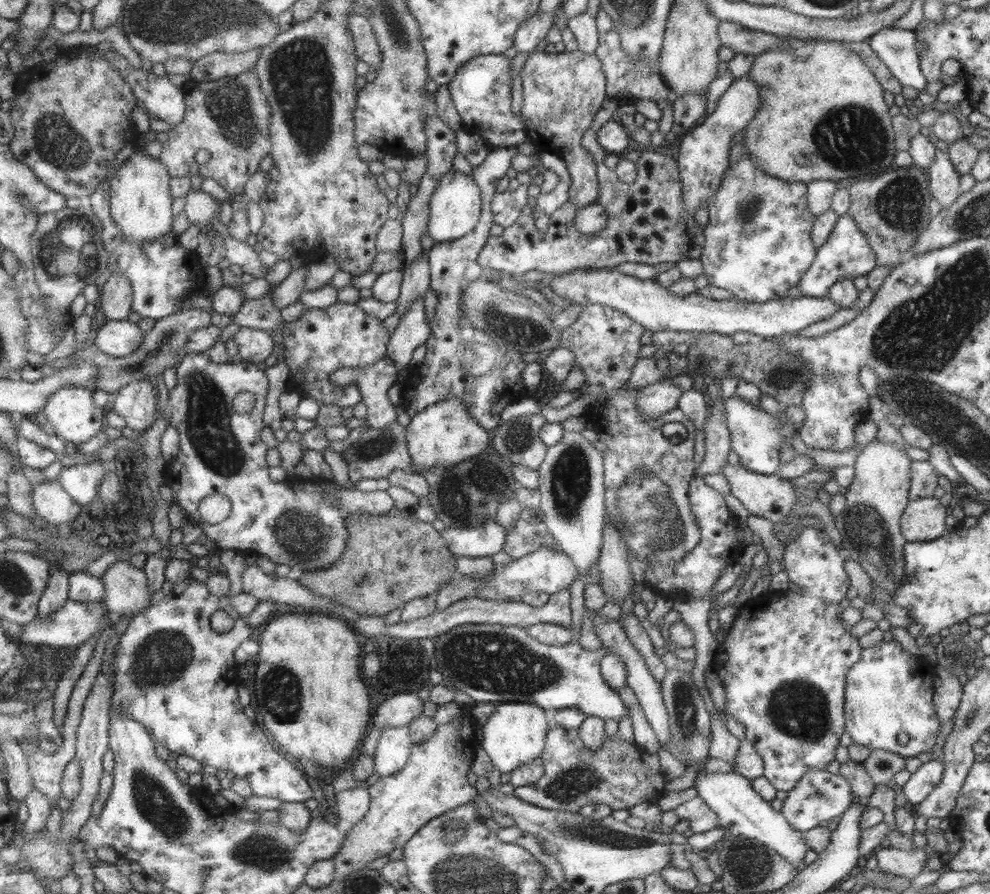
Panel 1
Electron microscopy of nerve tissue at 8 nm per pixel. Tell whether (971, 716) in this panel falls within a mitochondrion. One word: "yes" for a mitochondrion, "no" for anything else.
yes

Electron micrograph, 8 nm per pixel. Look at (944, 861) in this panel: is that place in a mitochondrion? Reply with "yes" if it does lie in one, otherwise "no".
no

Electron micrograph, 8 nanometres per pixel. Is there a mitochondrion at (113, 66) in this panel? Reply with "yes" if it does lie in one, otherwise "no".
no

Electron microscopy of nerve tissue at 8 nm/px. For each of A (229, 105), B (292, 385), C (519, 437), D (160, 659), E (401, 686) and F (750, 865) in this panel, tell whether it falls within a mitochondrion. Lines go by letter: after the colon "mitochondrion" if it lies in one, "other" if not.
A: mitochondrion
B: other
C: mitochondrion
D: mitochondrion
E: other
F: mitochondrion

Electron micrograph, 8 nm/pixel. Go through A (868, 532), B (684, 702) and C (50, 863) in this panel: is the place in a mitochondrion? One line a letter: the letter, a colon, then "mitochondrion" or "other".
A: mitochondrion
B: mitochondrion
C: other

